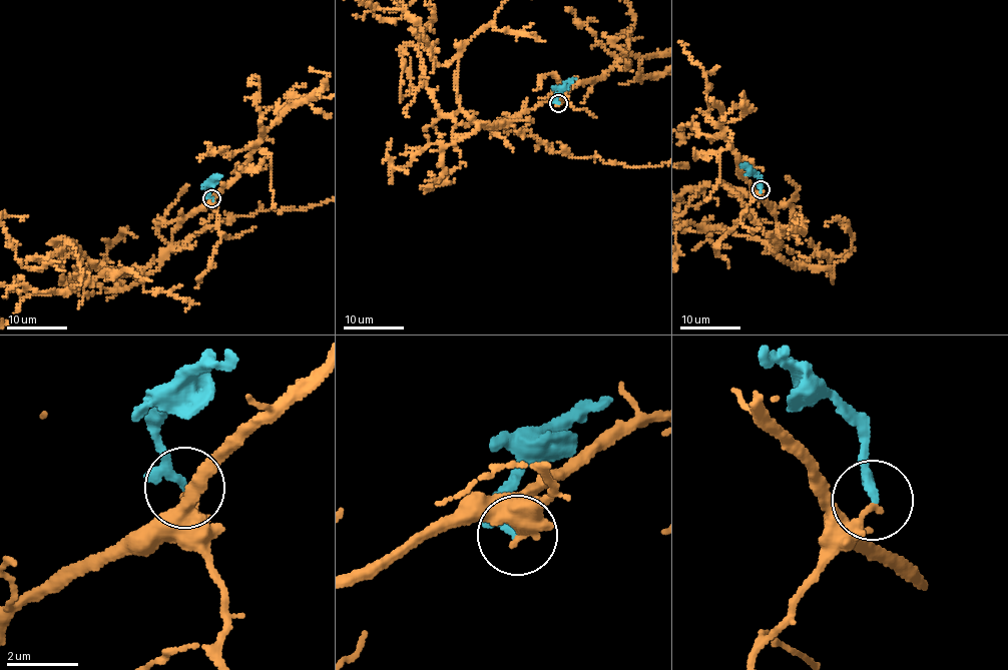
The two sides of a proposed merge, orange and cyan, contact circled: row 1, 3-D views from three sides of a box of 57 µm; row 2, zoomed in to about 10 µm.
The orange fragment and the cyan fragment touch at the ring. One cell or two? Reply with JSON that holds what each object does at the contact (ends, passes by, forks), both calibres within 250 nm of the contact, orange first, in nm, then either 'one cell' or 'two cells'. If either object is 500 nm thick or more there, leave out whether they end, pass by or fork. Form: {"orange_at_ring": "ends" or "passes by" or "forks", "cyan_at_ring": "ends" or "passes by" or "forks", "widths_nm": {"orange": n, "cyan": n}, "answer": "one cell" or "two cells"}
{"orange_at_ring": "ends", "cyan_at_ring": "ends", "widths_nm": {"orange": 200, "cyan": 280}, "answer": "two cells"}

